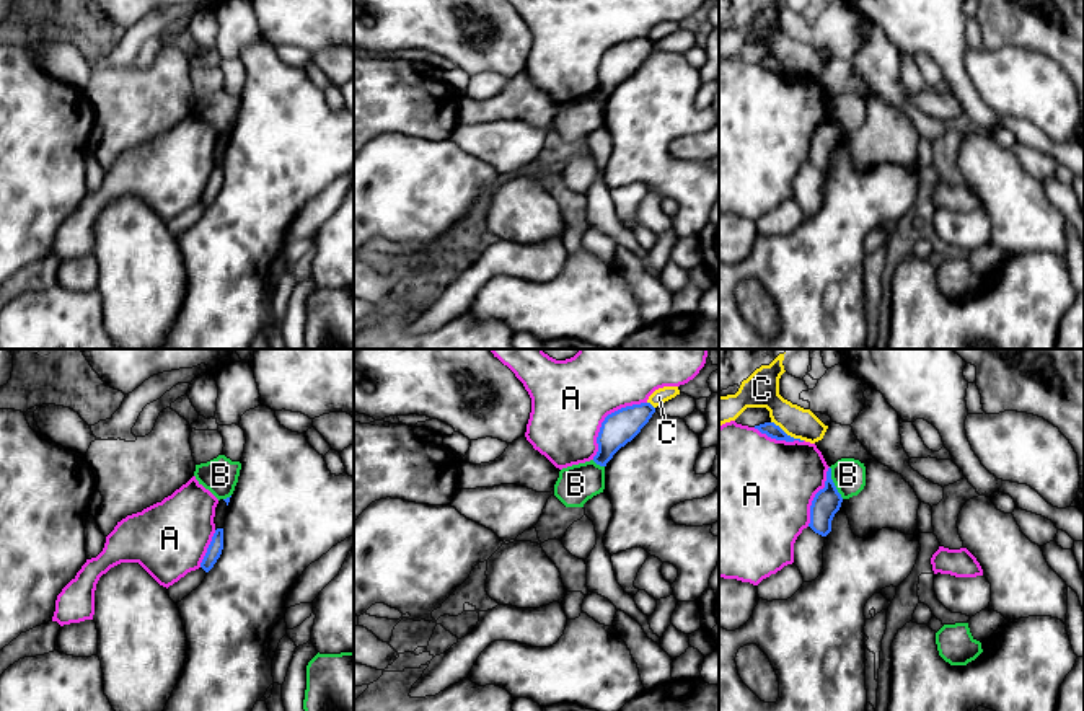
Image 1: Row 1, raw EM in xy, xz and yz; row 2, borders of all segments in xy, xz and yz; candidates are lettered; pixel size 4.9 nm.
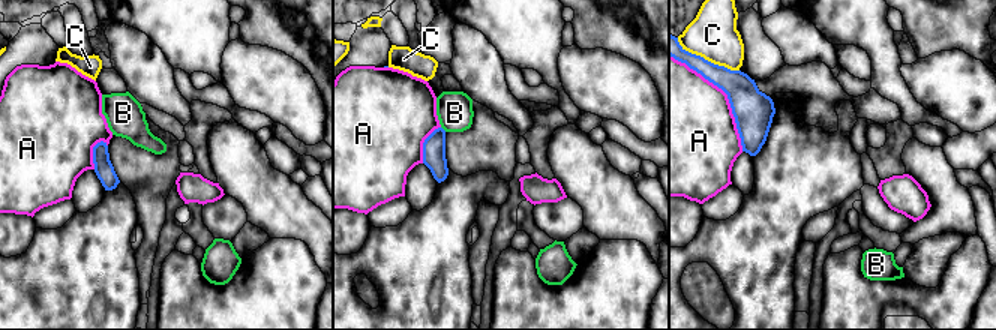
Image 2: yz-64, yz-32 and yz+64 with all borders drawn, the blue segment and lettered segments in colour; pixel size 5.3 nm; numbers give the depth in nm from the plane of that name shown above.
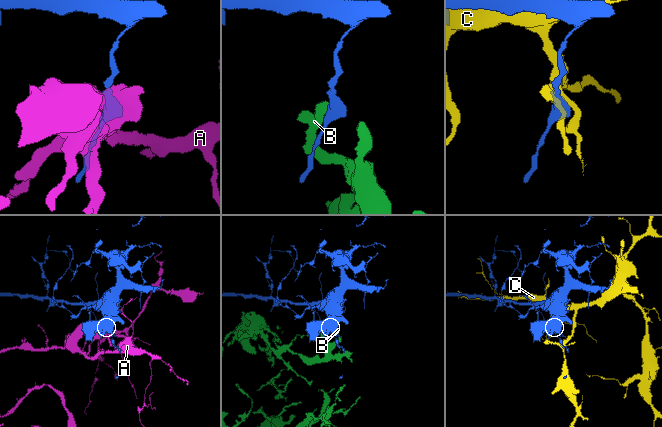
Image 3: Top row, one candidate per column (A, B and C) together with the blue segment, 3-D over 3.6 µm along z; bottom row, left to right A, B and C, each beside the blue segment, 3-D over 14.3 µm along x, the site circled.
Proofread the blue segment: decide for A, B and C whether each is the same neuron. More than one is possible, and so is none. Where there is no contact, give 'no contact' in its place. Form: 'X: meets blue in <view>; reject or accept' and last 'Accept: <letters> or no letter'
A: meets blue in xz; reject
B: meets blue in yz; reject
C: meets blue in yz; reject
Accept: no letter

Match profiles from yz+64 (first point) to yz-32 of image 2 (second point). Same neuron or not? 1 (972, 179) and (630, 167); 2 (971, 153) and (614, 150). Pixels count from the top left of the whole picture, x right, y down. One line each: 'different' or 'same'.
1: different
2: same

